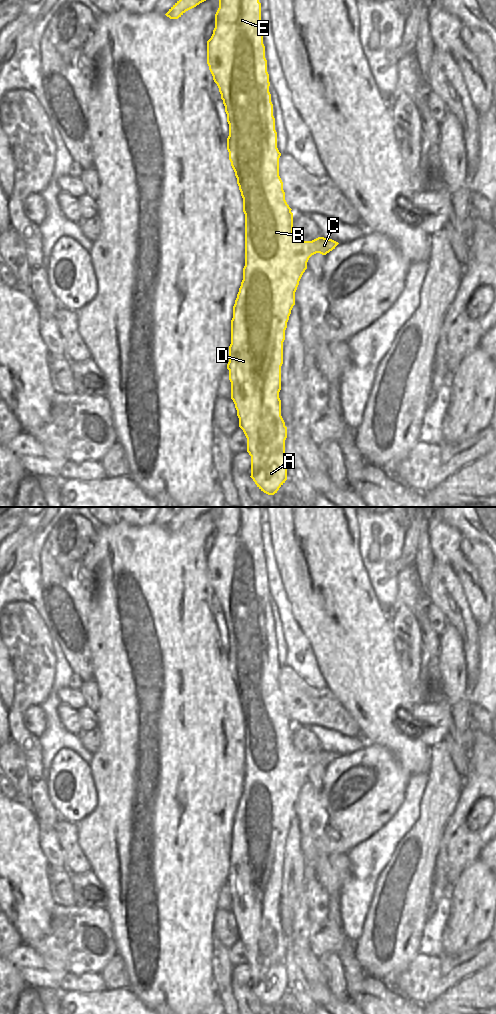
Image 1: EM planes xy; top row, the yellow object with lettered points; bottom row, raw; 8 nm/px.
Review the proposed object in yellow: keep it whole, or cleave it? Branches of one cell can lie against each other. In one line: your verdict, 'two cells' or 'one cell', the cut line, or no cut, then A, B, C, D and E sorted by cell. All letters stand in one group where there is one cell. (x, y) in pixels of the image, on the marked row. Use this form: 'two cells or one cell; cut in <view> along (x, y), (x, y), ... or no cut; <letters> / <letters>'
one cell; no cut; A B C D E

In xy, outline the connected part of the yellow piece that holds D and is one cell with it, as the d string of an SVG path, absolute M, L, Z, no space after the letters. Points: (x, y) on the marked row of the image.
M219 0L219 8L215 14L215 28L207 41L207 64L225 106L229 124L227 150L243 198L245 214L245 266L243 280L233 306L231 344L227 364L231 382L231 399L237 410L239 427L247 438L247 452L251 456L250 477L261 491L274 495L287 480L285 454L287 427L281 416L279 398L283 342L287 322L295 305L295 292L307 269L309 258L316 253L326 255L339 243L324 237L318 237L312 241L301 241L296 239L293 233L293 213L285 200L283 182L279 176L281 153L277 148L277 132L269 92L270 82L261 30L259 0Z

